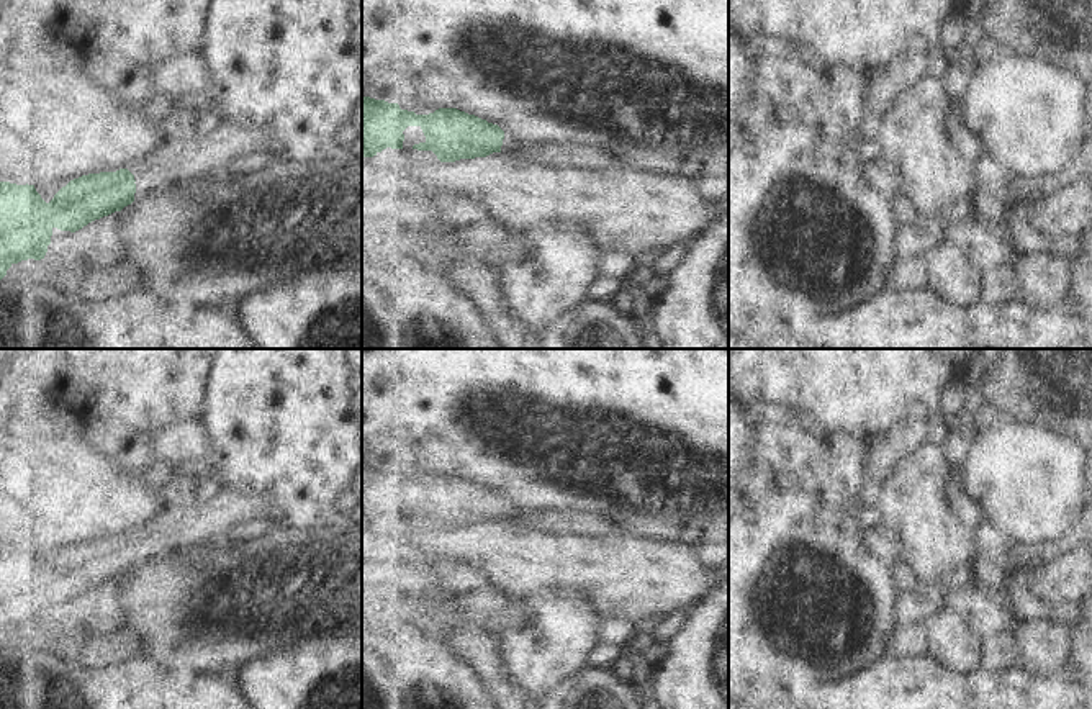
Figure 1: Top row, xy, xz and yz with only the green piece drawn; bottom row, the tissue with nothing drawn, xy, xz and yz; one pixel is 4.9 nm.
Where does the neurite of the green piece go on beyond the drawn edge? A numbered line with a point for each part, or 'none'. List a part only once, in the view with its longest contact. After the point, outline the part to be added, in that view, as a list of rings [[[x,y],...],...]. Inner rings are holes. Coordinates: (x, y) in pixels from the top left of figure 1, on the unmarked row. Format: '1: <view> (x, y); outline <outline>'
1: xz (509, 510); outline [[[504,498],[504,506],[501,513],[501,519],[519,519],[521,516],[529,514],[527,511],[521,509],[516,503],[512,503],[509,498]]]

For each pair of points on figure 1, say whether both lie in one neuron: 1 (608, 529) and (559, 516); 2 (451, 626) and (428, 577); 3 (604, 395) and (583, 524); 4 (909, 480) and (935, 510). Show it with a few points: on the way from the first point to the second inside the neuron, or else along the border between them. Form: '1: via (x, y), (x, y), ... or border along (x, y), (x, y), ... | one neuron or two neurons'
1: via (596, 524), (570, 521) | one neuron
2: border along (418, 583), (429, 595), (449, 595) | two neurons
3: border along (547, 508), (577, 508), (611, 516), (622, 523) | two neurons
4: via (916, 487), (929, 503) | one neuron

